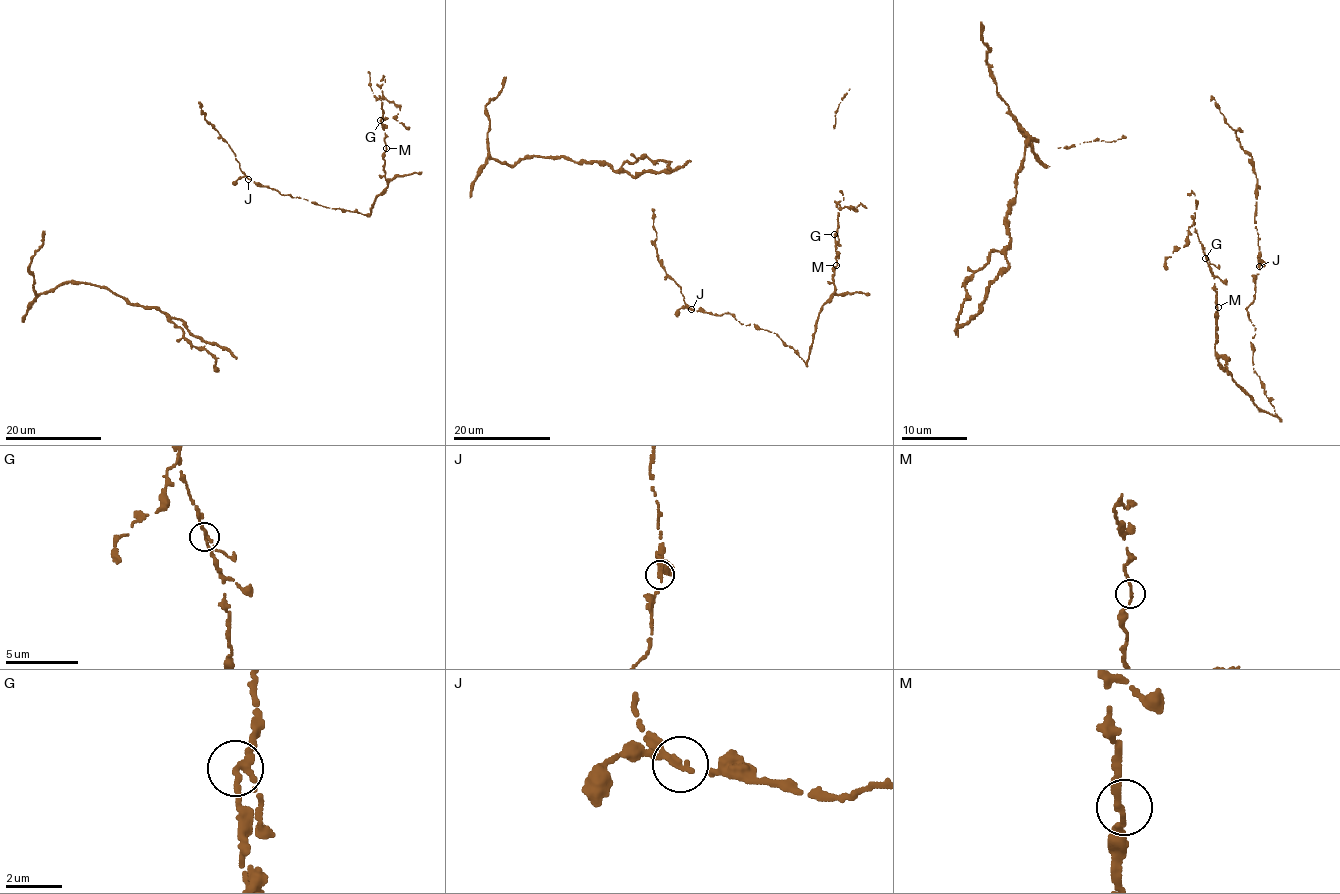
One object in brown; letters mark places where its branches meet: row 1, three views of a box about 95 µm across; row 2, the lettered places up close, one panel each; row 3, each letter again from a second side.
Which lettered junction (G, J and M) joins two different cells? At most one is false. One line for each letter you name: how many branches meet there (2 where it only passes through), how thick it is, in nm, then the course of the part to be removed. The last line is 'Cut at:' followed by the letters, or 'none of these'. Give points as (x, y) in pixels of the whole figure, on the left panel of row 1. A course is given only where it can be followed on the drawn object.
Cut at: none of these

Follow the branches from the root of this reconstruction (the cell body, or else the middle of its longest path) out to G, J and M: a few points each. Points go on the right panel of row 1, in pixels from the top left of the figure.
G: (1256, 290), (1247, 313), (1256, 334), (1253, 369), (1278, 416), (1257, 407), (1218, 361), (1216, 292), (1205, 258)
J: (1256, 290), (1259, 265)
M: (1256, 290), (1247, 313), (1256, 334), (1253, 369), (1278, 416), (1257, 407), (1220, 365), (1215, 350), (1218, 307)

